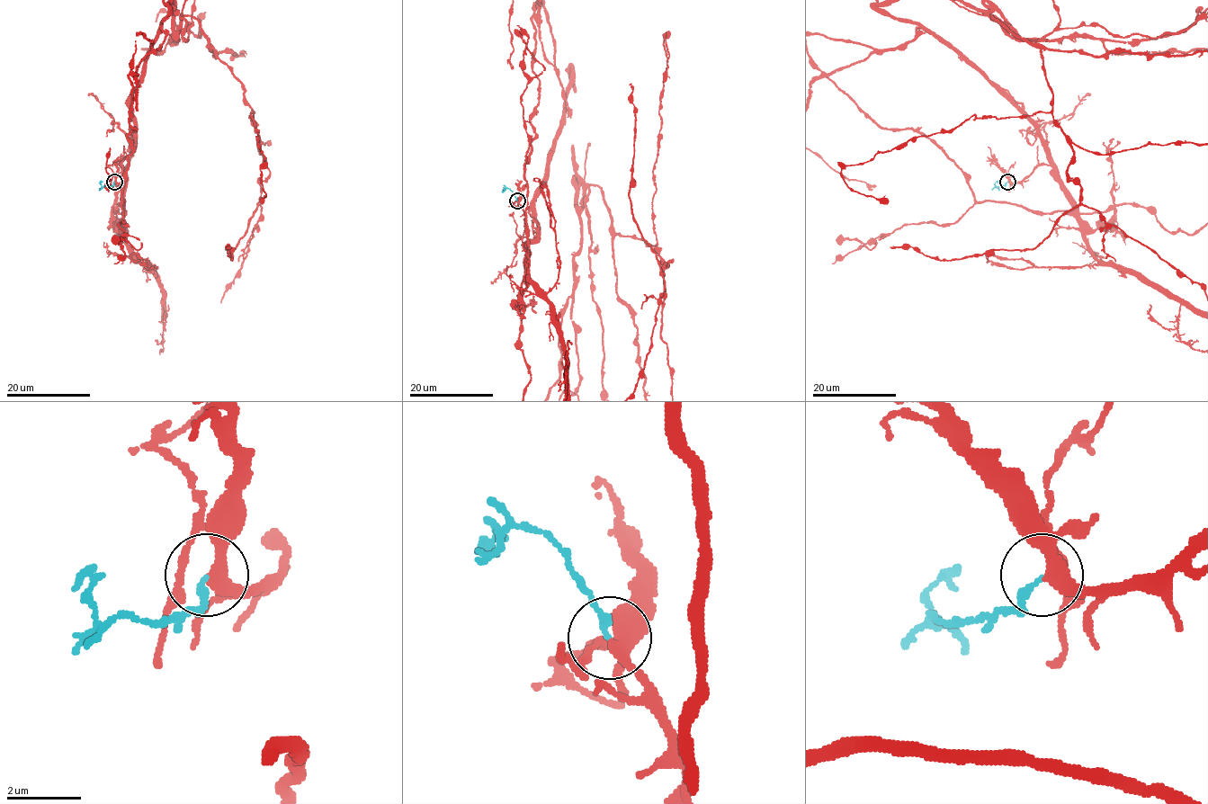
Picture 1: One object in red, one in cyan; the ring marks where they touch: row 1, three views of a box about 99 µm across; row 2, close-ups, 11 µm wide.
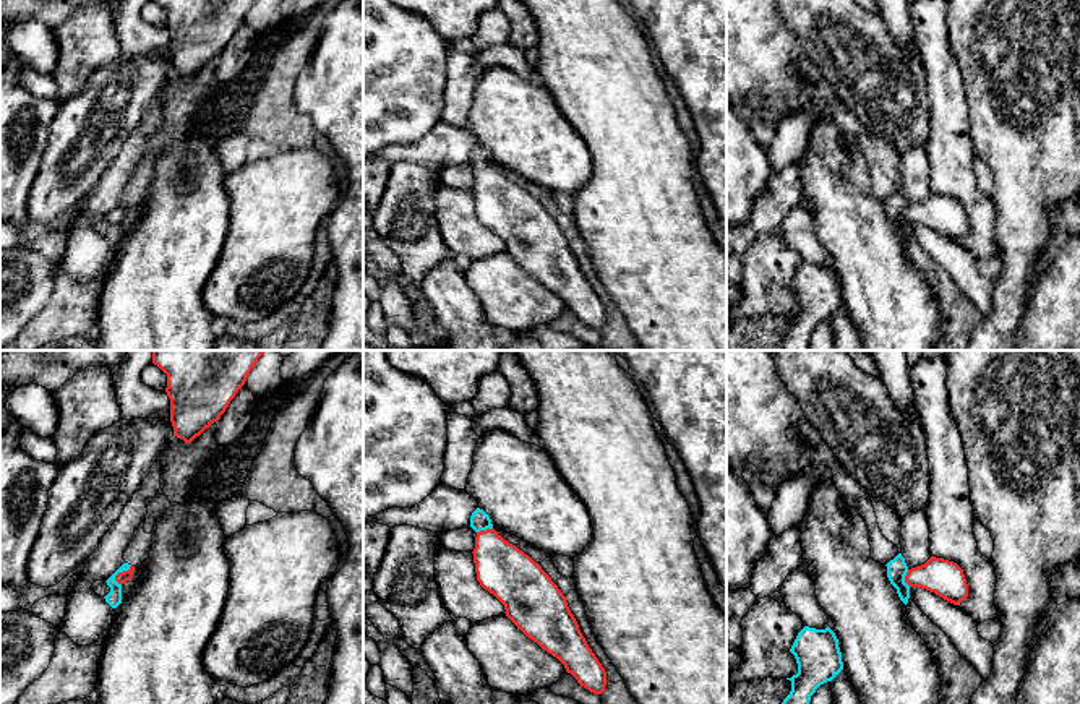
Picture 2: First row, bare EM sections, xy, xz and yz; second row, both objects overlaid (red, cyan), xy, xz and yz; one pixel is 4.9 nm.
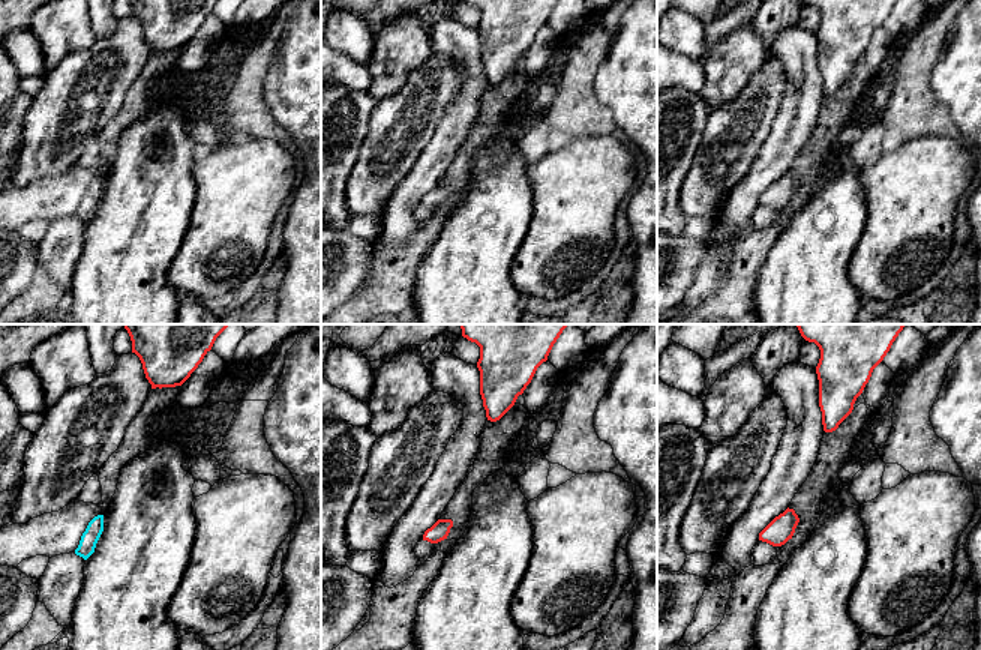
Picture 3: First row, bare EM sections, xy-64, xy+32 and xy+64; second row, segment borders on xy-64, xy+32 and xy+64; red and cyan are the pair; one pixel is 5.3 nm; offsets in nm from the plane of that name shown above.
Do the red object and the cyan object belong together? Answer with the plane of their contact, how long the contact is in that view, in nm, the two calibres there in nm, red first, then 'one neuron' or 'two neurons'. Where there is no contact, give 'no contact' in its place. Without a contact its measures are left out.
contact in xy; length 120 nm; calibres 60 and 80 nm; one neuron

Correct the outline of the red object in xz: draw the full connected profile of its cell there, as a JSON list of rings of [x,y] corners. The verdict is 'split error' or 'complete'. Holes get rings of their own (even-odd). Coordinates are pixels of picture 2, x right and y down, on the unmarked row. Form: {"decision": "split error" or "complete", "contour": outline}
{"decision": "split error", "contour": [[[483,146],[472,149],[470,164],[477,169],[472,190],[480,222],[504,242],[517,266],[556,294],[581,323],[602,331],[606,308],[558,222],[538,200],[493,165]]]}

